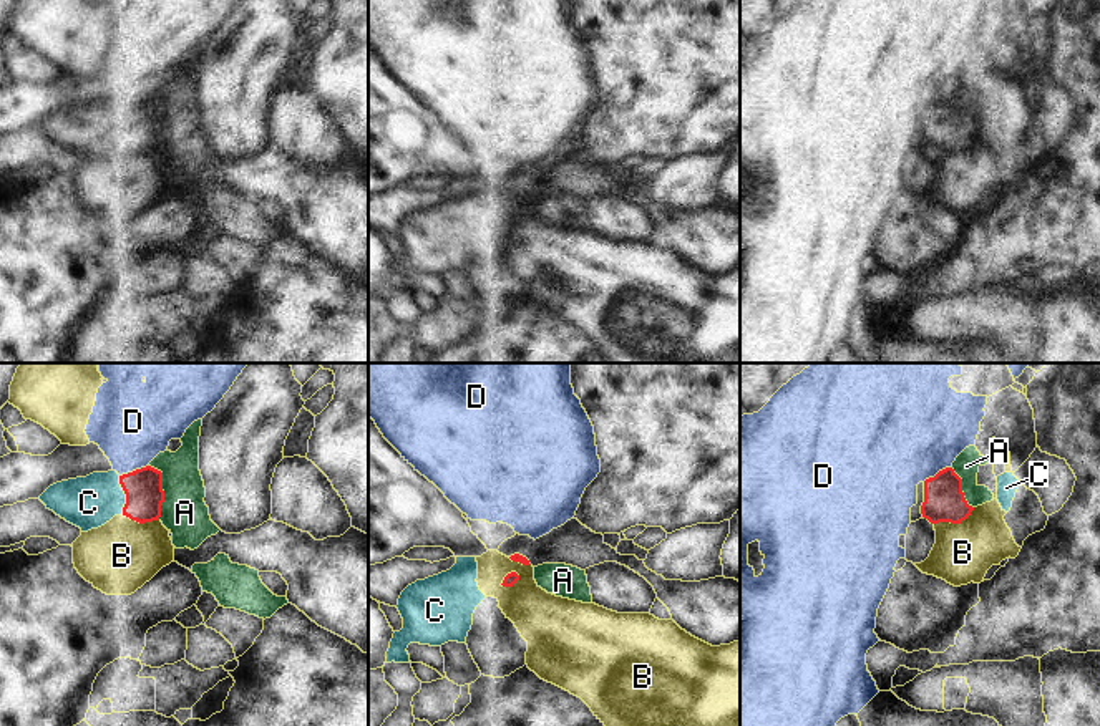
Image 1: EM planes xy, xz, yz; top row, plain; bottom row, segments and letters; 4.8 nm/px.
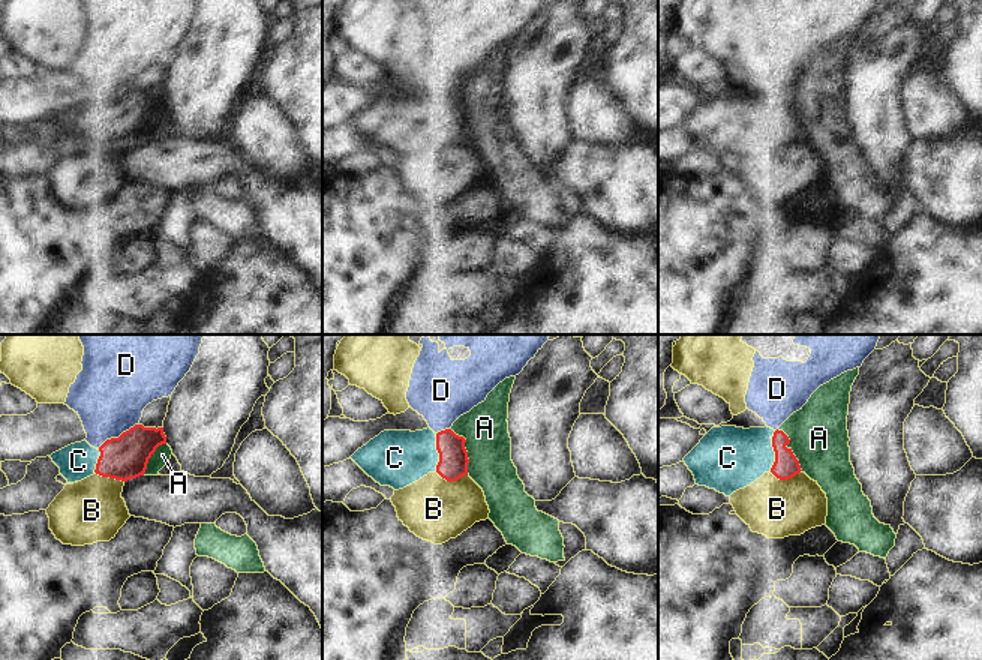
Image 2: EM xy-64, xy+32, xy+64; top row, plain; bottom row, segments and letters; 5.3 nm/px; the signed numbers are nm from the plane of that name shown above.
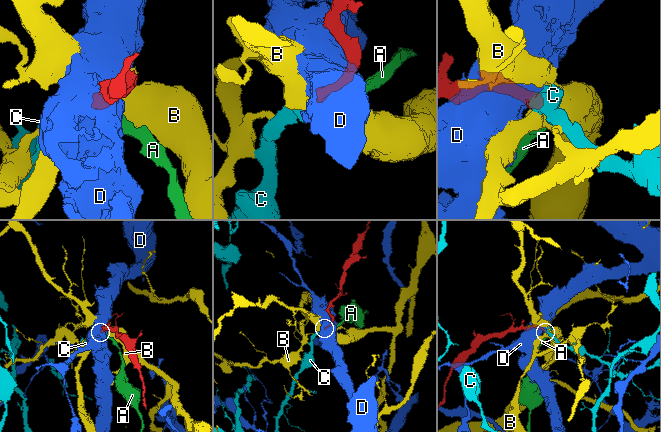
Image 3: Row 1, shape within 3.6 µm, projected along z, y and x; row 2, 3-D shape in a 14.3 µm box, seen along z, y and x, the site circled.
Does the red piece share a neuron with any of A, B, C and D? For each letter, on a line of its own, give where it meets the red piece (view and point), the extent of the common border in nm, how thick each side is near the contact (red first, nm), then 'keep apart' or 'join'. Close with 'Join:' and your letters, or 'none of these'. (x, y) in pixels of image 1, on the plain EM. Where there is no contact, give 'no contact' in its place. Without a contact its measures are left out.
A: contact xy (161, 118); length 280 nm; calibres 190 and 220 nm; keep apart
B: contact xz (510, 214); length 110 nm; calibres 60 and 280 nm; keep apart
C: contact xy (125, 121); length 190 nm; calibres 190 and 260 nm; join
D: contact xy (133, 100); length 150 nm; calibres 190 and 400 nm; keep apart
Join: C

